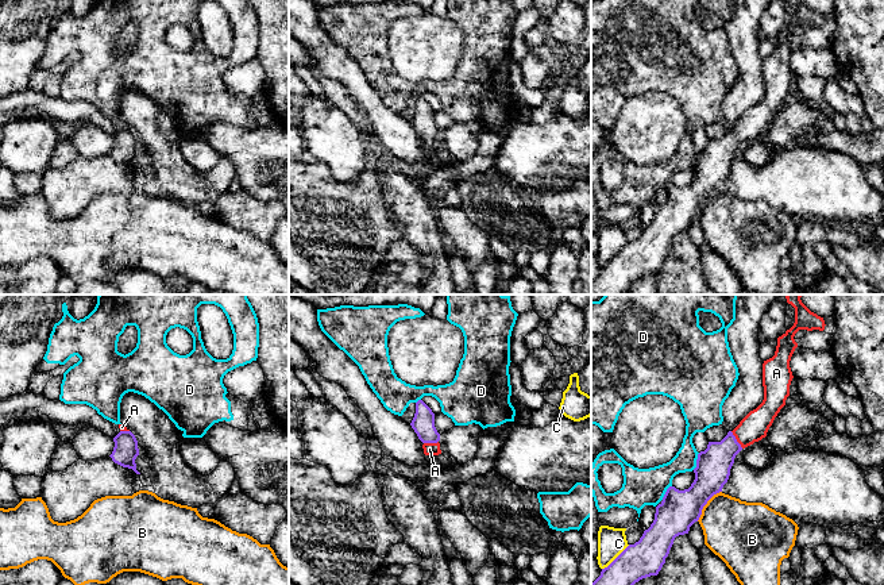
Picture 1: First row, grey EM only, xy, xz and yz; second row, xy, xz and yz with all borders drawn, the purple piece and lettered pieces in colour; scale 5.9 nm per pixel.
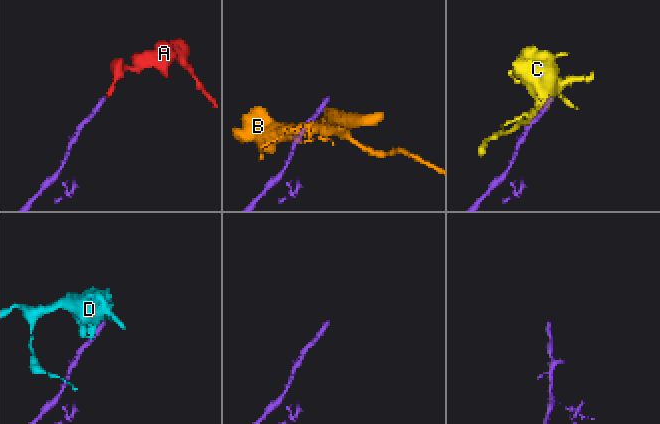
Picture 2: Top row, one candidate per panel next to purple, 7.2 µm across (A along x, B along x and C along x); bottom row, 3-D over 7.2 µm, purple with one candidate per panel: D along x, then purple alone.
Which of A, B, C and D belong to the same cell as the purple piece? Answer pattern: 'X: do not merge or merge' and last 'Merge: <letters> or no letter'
A: merge
B: do not merge
C: do not merge
D: do not merge
Merge: A

